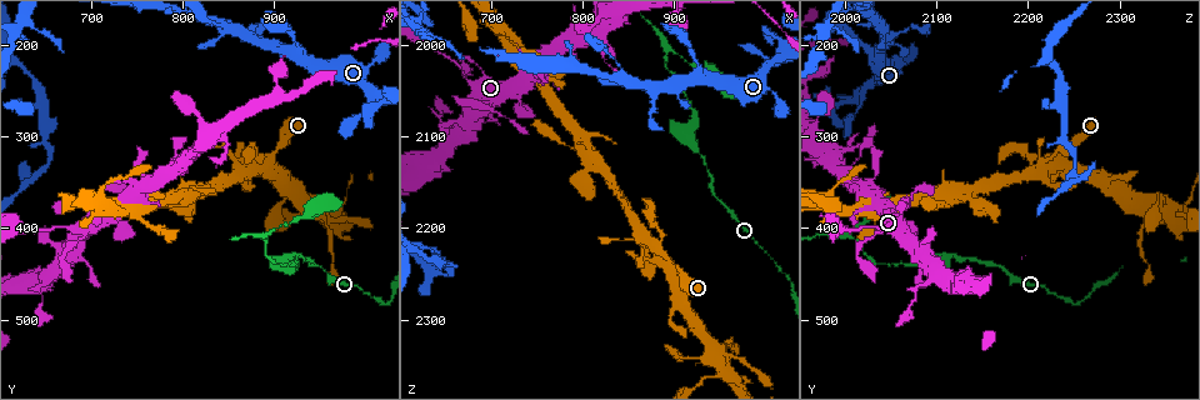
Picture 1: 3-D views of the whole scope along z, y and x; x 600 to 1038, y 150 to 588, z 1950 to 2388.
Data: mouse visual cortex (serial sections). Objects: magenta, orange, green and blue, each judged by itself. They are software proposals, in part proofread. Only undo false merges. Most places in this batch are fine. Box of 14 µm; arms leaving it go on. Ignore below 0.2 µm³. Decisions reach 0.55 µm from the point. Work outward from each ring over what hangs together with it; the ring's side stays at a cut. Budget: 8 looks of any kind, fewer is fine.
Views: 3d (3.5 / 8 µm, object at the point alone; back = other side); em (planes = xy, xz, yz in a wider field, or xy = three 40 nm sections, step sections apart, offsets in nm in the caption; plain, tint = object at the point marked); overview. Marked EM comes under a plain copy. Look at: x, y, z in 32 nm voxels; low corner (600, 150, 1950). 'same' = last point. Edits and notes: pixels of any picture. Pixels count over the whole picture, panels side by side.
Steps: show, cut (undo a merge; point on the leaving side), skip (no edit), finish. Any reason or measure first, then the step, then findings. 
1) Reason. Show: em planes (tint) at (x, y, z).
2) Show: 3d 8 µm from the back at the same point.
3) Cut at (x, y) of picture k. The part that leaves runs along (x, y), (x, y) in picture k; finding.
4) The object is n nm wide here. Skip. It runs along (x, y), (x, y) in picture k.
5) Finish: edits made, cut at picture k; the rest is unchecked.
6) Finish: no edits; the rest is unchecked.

Thick turns thin. Show: 3d 8 µm at (900, 320, 2240).

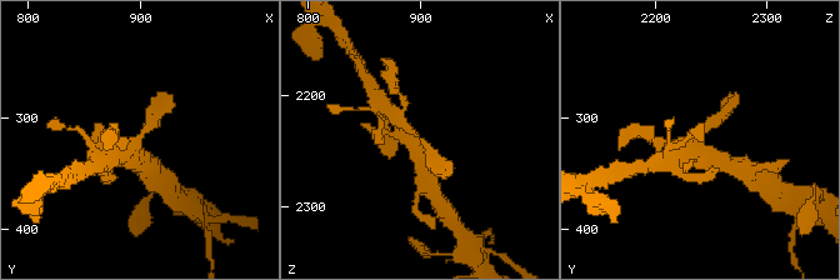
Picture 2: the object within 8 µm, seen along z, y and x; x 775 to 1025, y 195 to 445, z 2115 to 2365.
Now the EM. Show: em xy step 2 (tint) at (898, 316, 2238).

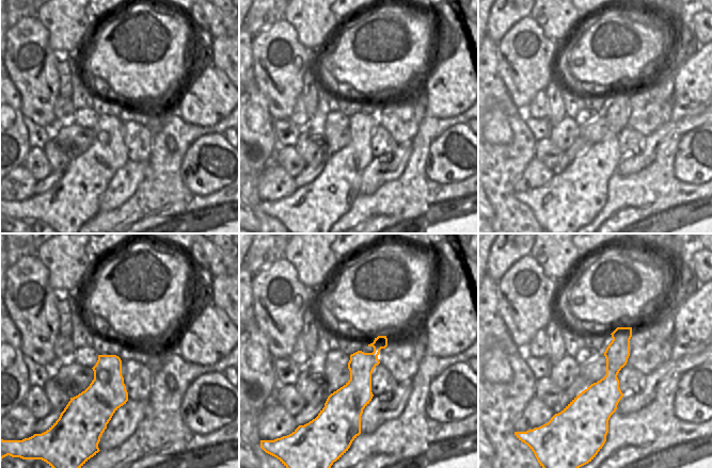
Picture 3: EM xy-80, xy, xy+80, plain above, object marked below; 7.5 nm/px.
Skip. It runs along (629, 329), (611, 380), (566, 415) in picture 3; continuous, no second cell.

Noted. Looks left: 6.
Three arms meet. Show: em xy step 1 (tint) at (895, 410, 2005).

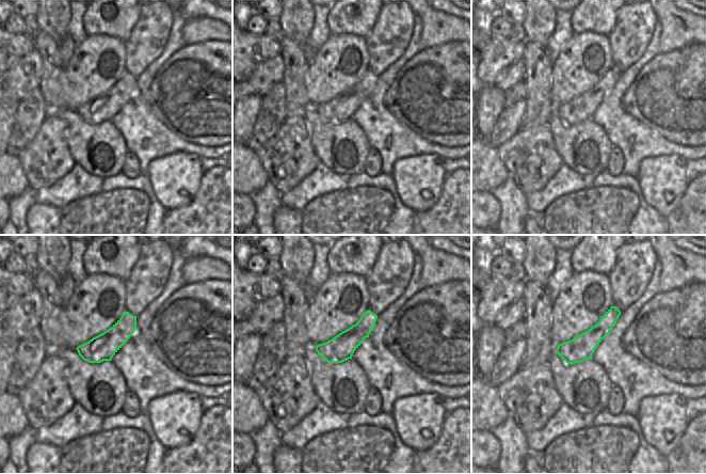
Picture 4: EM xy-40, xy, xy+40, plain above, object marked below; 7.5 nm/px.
Wider look. Show: 3d 3.5 µm at the same point.

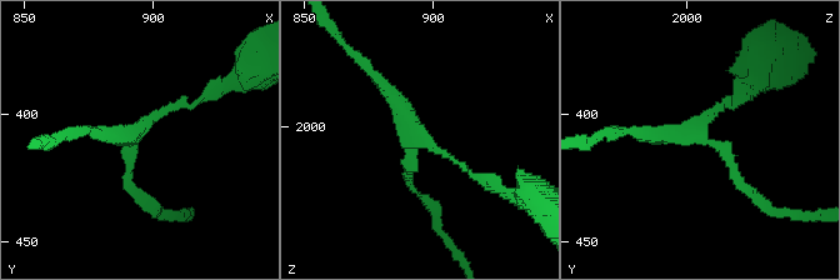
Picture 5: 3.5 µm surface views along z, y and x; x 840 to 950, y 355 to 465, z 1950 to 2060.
Skip. All the same cell.

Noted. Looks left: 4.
Sharp bend. Show: em xy step 1 (tint) at (670, 400, 2035).

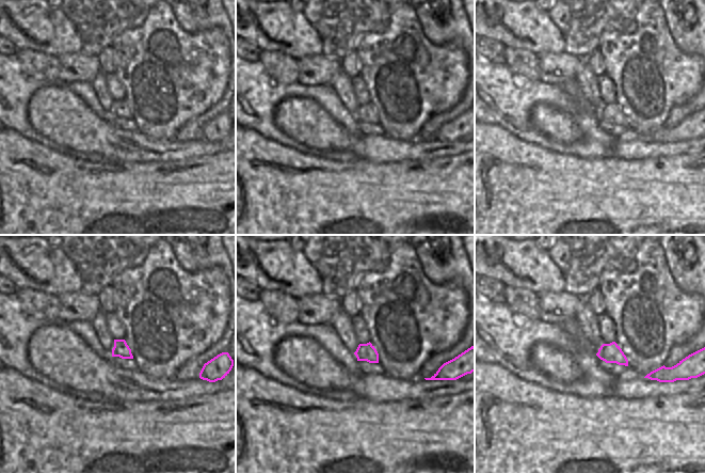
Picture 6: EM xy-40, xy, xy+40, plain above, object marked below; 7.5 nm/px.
Show: 3d 3.5 µm at the same point.

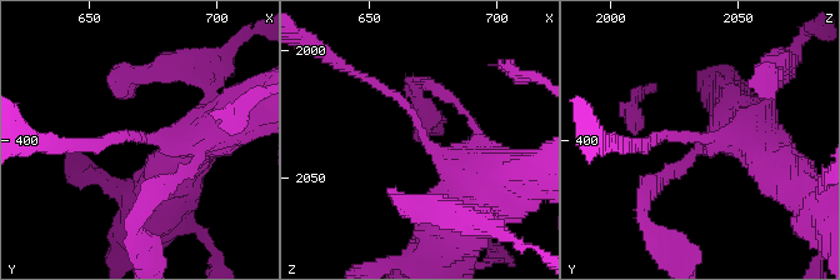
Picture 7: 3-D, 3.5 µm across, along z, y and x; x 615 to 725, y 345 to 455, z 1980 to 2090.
The object is 130 nm wide here. Skip. It runs along (215, 131), (93, 146) in picture 7; one cell here.

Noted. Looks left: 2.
Finish: no edits; the rest is unchecked.

